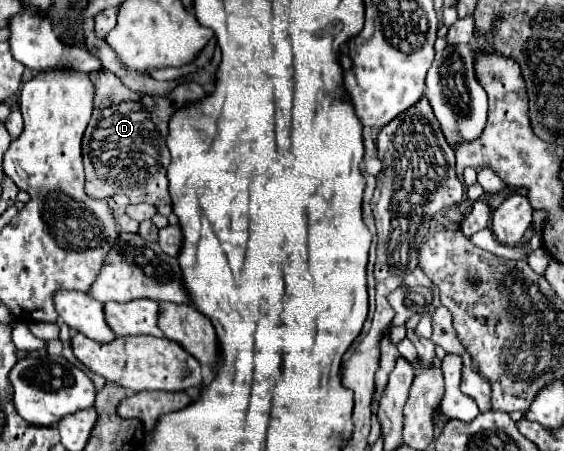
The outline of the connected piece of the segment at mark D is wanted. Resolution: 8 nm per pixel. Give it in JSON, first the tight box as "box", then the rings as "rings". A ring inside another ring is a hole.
{"box":[83,70,205,204],"rings":[[[109,70],[91,72],[91,80],[95,84],[95,108],[83,136],[83,164],[87,176],[85,192],[97,200],[111,198],[113,194],[125,194],[131,204],[171,204],[165,176],[171,160],[165,144],[167,122],[177,108],[203,98],[205,90],[191,82],[191,88],[187,84],[179,84],[167,96],[139,94],[129,90]],[[121,104],[129,106],[117,108]]]}

